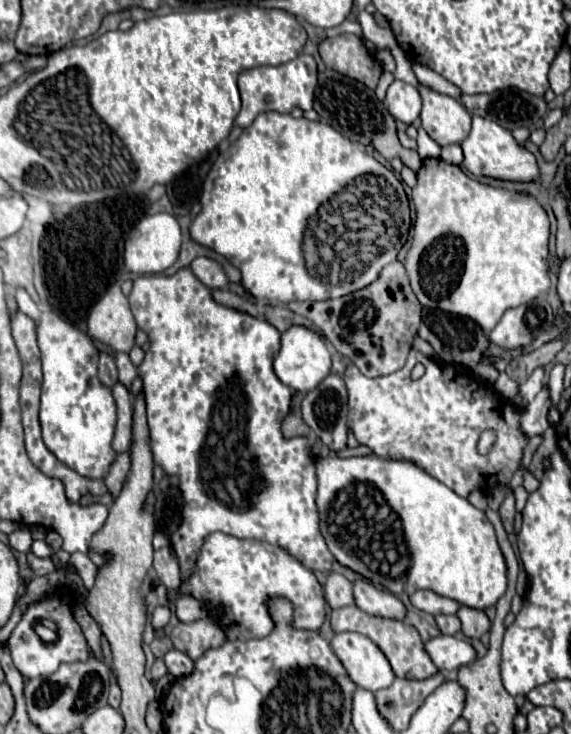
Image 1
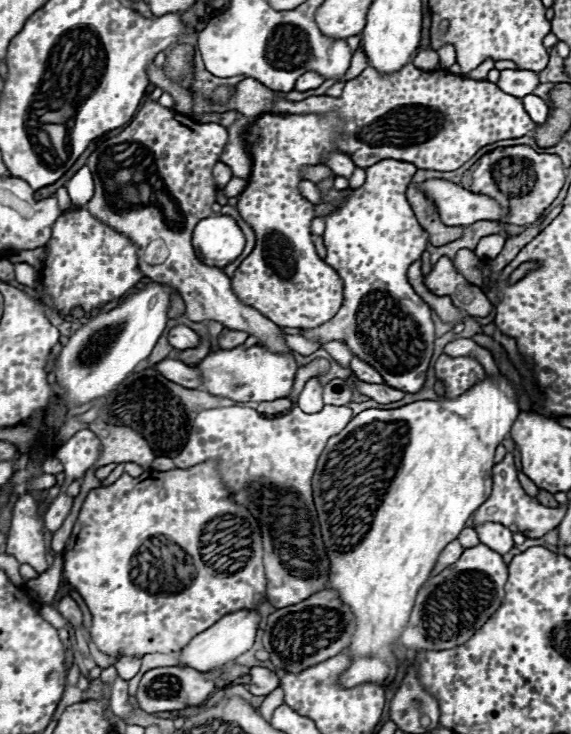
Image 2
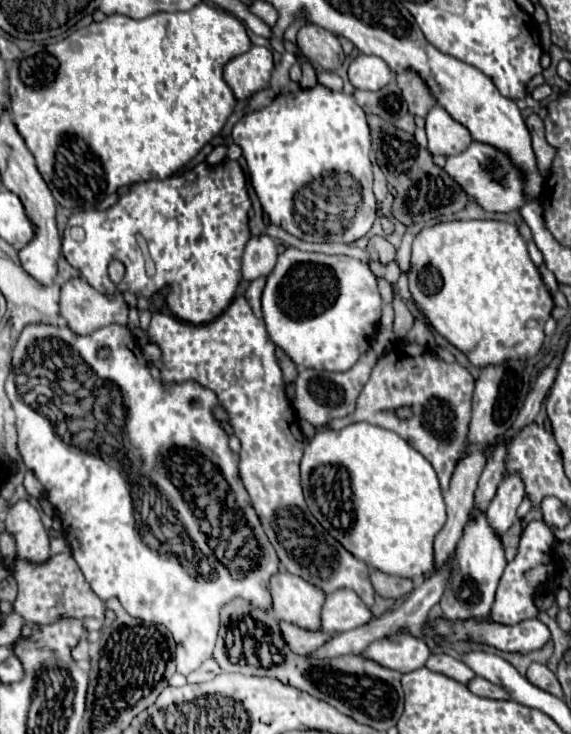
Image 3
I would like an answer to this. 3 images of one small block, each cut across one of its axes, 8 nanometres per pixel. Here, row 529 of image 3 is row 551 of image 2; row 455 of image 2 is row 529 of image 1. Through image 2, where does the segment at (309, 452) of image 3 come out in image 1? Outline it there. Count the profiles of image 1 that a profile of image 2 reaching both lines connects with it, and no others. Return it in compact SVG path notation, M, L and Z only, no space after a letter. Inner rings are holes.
M378 456L360 458L320 458L316 462L320 530L334 558L362 574L374 584L386 586L392 594L430 588L432 592L452 598L462 606L486 610L494 606L508 588L506 560L502 556L494 526L482 510L466 498L454 494L448 486L428 476L410 462L384 460Z

